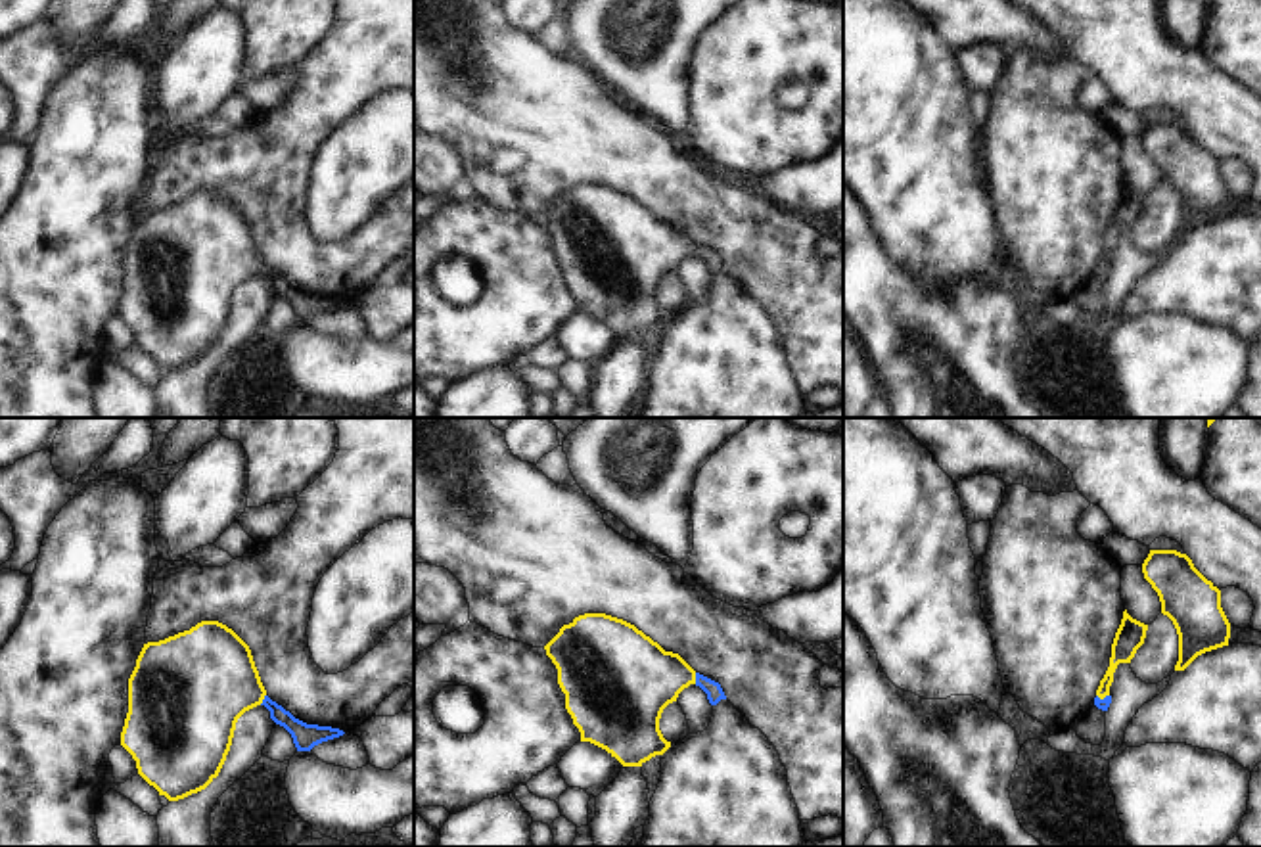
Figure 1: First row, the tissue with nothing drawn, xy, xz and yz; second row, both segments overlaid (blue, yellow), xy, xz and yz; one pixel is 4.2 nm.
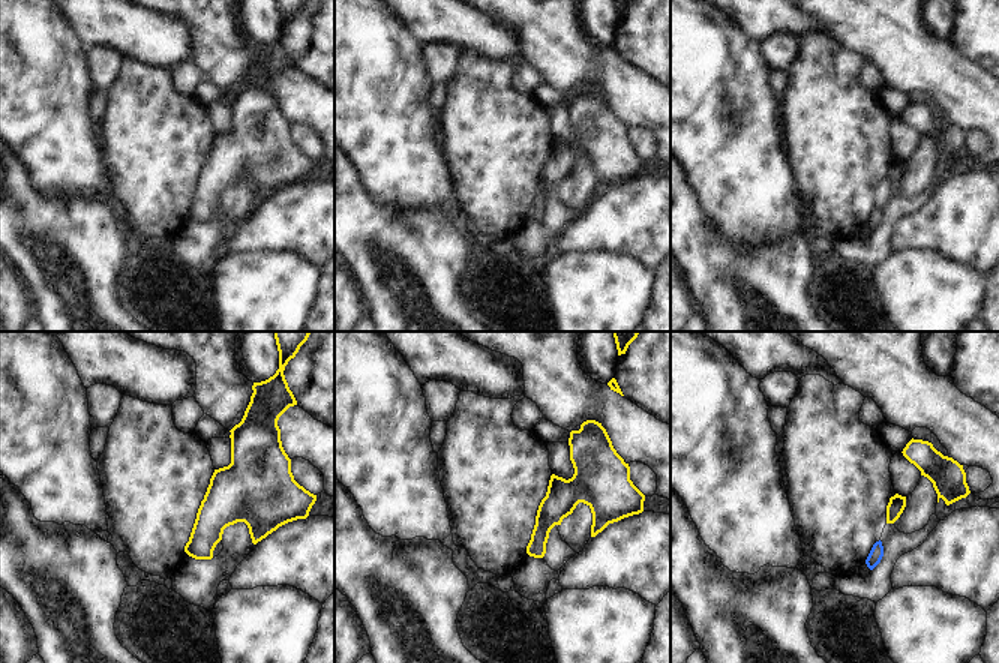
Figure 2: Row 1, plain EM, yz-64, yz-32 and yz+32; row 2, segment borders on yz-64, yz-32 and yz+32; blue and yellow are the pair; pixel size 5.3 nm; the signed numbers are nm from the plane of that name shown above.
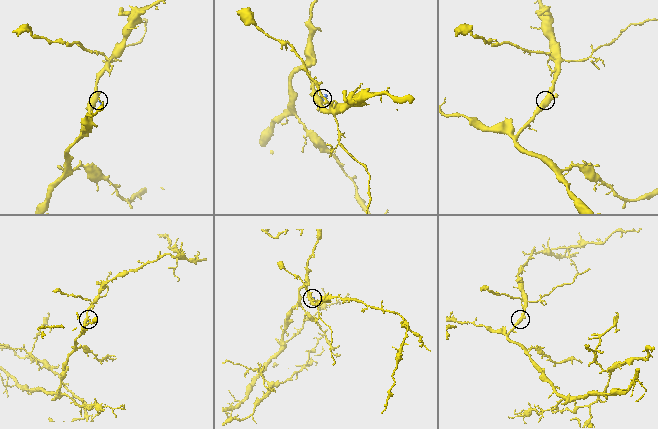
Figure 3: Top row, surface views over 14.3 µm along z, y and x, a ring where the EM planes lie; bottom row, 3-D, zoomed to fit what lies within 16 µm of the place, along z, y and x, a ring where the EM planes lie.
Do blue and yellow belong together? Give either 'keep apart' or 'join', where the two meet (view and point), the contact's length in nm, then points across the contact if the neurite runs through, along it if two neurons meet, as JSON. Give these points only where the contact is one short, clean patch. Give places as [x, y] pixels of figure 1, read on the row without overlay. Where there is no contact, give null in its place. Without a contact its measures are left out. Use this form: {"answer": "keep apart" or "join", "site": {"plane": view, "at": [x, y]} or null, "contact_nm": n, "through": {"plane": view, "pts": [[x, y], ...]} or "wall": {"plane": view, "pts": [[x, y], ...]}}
{"answer": "join", "site": {"plane": "xz", "at": [696, 250]}, "contact_nm": 50, "through": {"plane": "xz", "pts": [[713, 261], [696, 250], [637, 250]]}}

